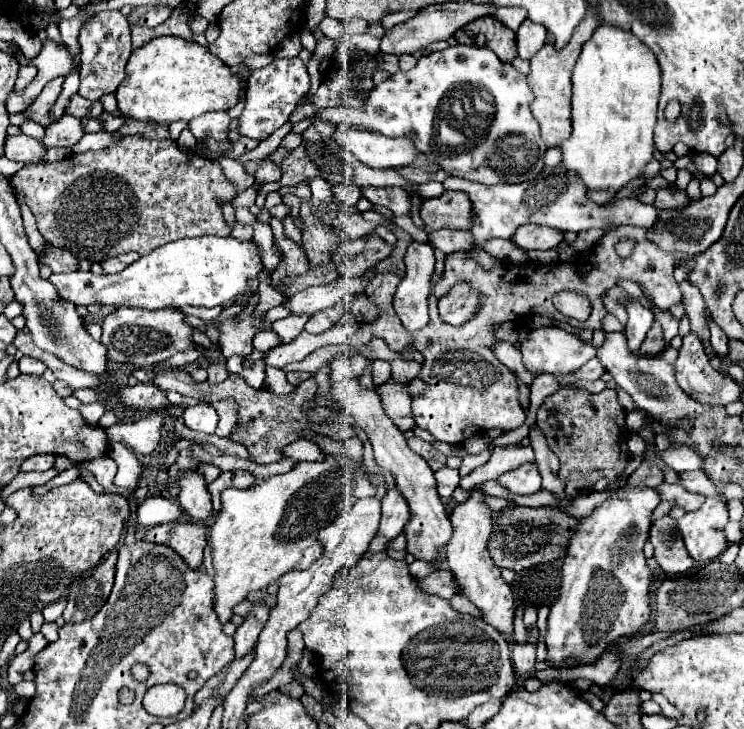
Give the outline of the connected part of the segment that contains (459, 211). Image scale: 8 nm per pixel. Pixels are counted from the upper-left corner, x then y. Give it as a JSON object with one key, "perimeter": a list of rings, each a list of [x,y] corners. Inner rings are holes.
{"perimeter":[[[446,190],[438,198],[422,200],[422,220],[432,230],[468,230],[472,218],[472,204],[466,192]]]}

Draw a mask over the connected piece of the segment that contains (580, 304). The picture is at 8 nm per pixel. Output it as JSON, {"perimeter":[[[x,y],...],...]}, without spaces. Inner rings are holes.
{"perimeter":[[[558,292],[554,296],[554,306],[568,318],[578,318],[578,320],[584,320],[588,318],[588,310],[590,310],[590,304],[588,300],[578,294],[578,292]]]}

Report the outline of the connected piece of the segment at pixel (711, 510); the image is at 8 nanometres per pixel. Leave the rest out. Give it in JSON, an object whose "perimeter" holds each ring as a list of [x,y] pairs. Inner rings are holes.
{"perimeter":[[[720,496],[706,498],[698,510],[686,512],[678,520],[678,532],[682,534],[688,554],[698,562],[710,562],[720,556],[728,548],[724,536],[726,522],[728,508]]]}

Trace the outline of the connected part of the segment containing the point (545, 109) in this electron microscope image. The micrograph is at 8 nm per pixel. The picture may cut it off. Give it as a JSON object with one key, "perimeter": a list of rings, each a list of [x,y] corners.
{"perimeter":[[[588,10],[586,20],[582,20],[575,28],[570,42],[566,44],[566,48],[562,52],[554,50],[552,44],[552,36],[548,36],[546,46],[530,60],[530,72],[528,72],[528,84],[534,92],[534,102],[530,104],[530,110],[534,114],[534,118],[540,124],[540,134],[542,140],[546,142],[548,148],[560,146],[570,134],[572,134],[572,120],[570,120],[570,94],[572,94],[572,70],[580,56],[582,46],[592,37],[594,28],[600,24],[598,16],[594,14],[594,10]]]}

